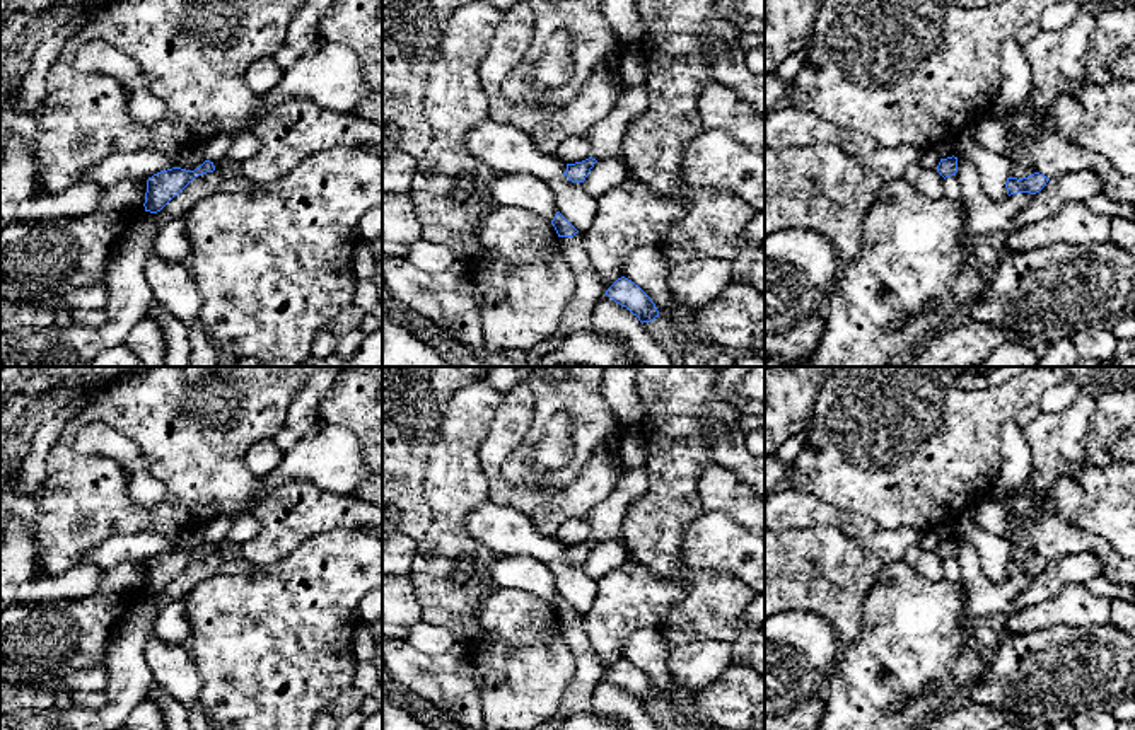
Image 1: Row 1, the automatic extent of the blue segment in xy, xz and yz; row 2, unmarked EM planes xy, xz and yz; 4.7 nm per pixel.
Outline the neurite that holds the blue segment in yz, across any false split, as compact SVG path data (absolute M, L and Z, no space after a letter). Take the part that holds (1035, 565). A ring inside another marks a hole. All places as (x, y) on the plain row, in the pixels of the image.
M1034 554L1027 559L1017 561L1017 559L1007 559L1005 570L1007 570L1007 576L1017 576L1017 575L1031 575L1036 576L1039 575L1046 565L1050 563L1050 559Z

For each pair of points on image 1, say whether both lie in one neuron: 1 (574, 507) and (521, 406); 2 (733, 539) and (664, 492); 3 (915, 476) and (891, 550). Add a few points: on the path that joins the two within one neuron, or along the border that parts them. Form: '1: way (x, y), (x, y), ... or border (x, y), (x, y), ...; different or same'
1: way (536, 505), (495, 478), (495, 451), (502, 444); same
2: border (700, 512), (683, 534), (683, 553); different
3: border (874, 521), (890, 529), (915, 529), (920, 534); different

